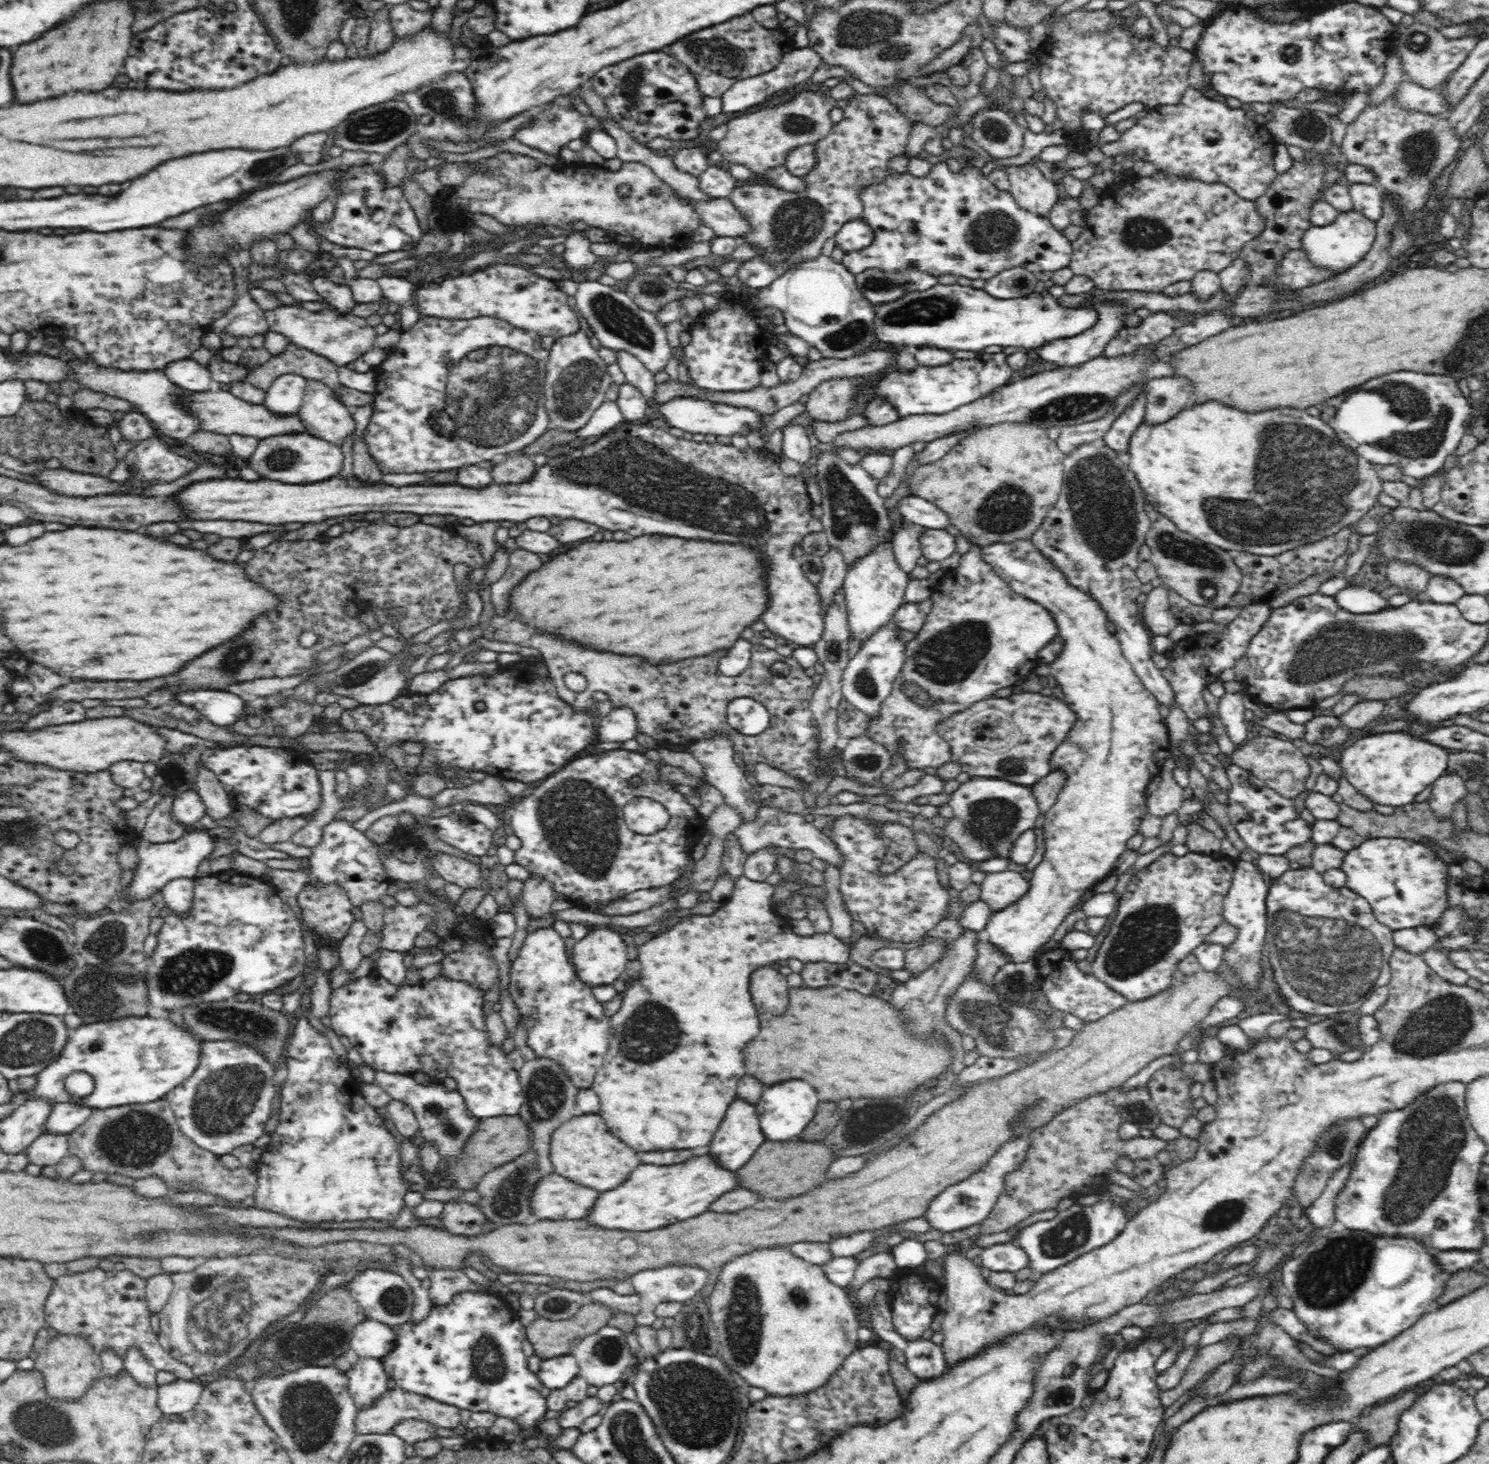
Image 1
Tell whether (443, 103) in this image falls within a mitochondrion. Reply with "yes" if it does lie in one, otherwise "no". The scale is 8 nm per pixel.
yes

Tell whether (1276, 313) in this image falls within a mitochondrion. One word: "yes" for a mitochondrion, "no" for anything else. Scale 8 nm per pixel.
no

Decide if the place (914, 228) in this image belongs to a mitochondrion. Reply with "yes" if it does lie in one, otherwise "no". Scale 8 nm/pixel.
no

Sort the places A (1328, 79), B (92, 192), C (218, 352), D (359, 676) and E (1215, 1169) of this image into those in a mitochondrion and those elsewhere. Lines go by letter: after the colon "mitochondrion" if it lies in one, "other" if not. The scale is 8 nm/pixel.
A: other
B: other
C: other
D: mitochondrion
E: other

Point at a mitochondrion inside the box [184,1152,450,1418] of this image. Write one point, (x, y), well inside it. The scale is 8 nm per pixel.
(301, 1357)

